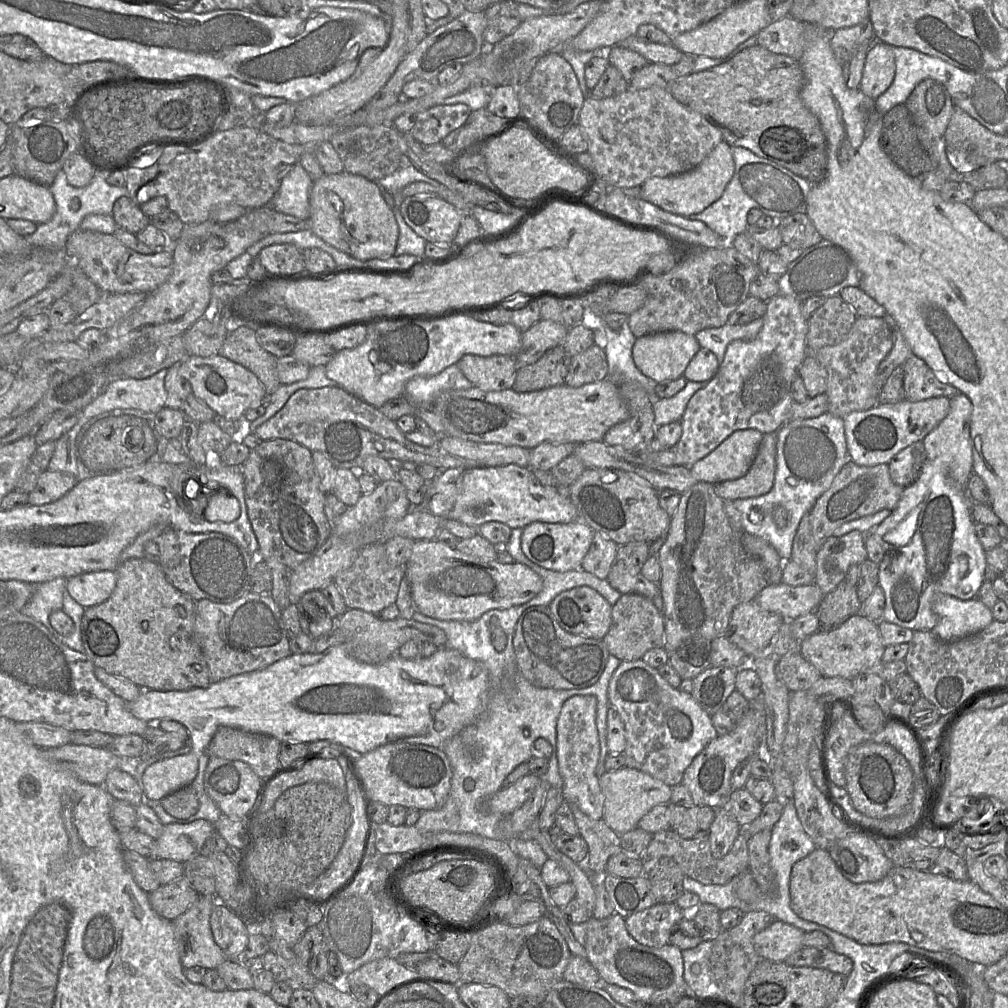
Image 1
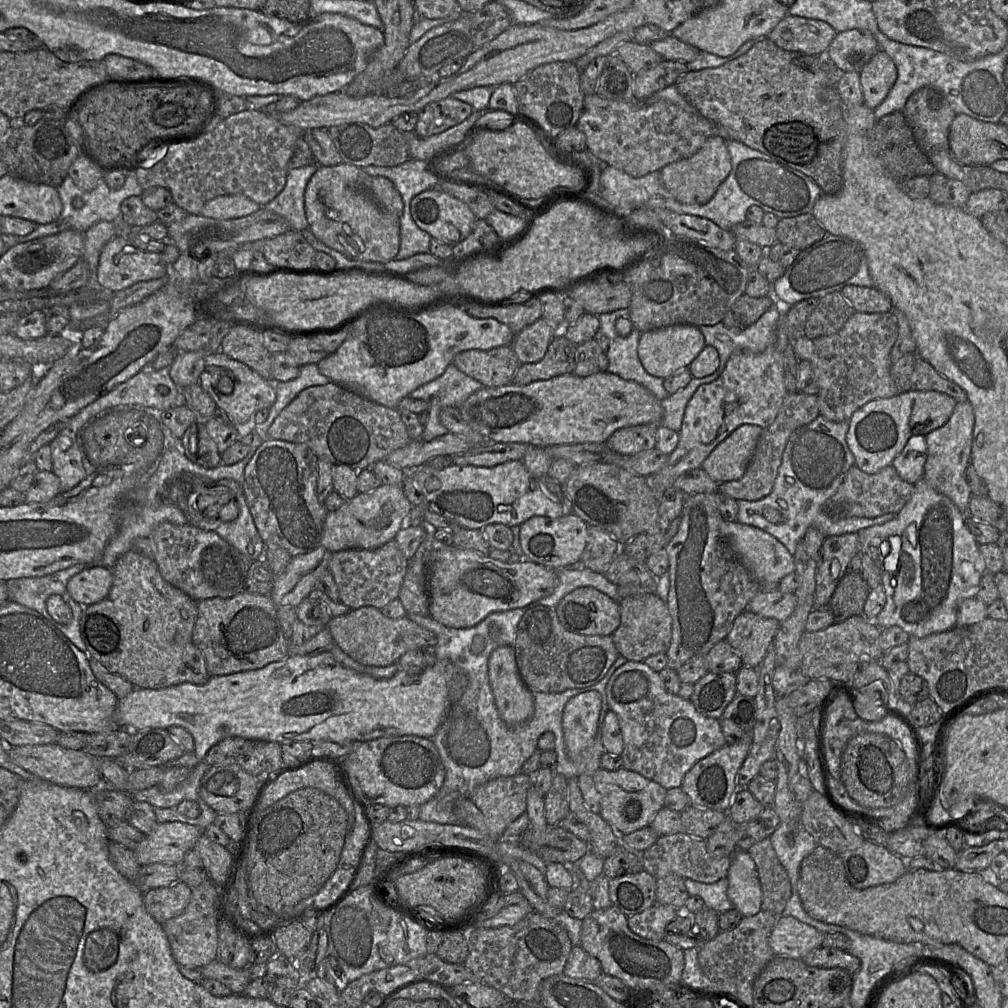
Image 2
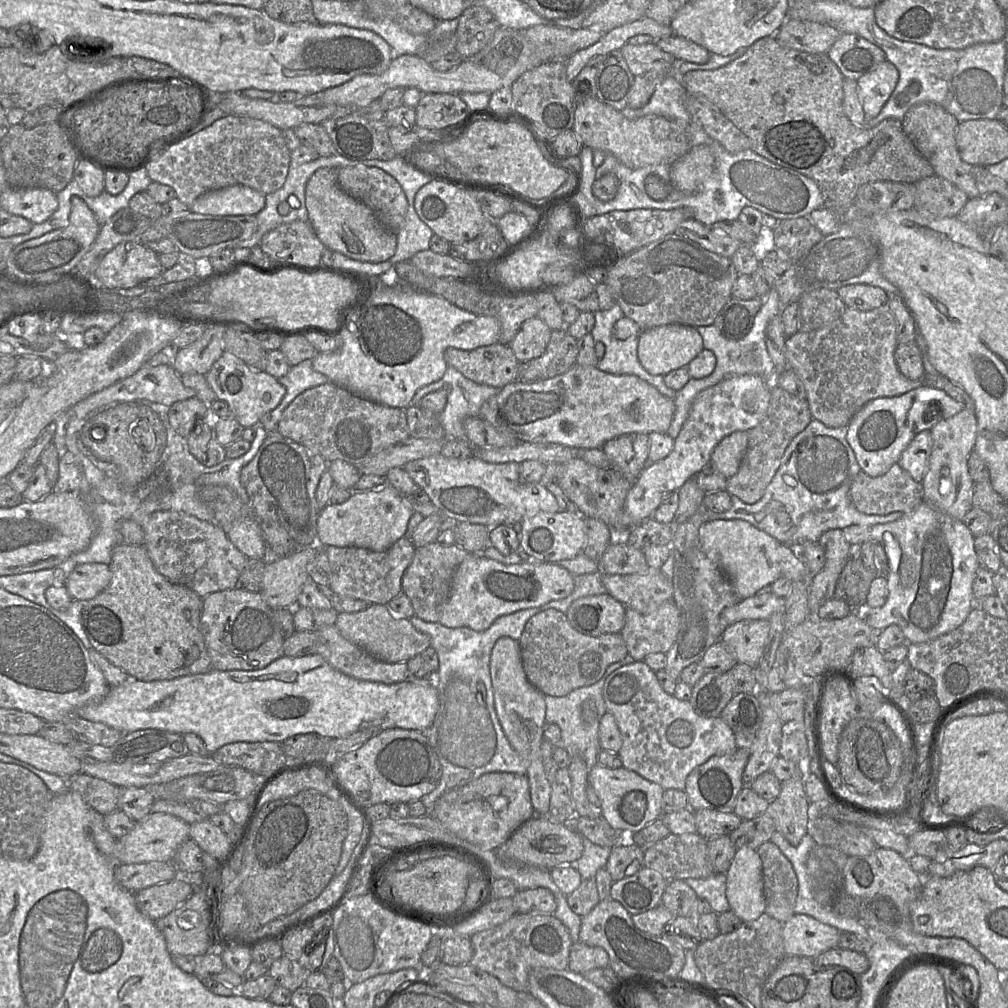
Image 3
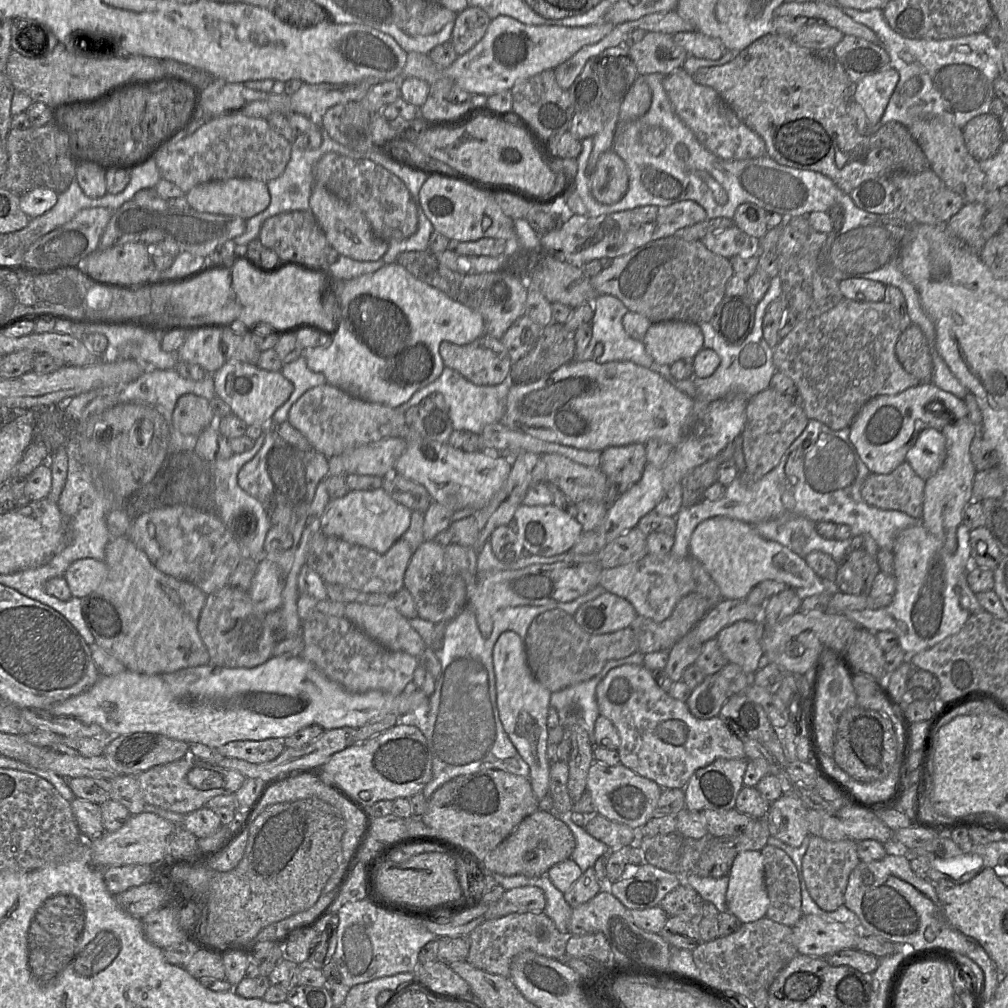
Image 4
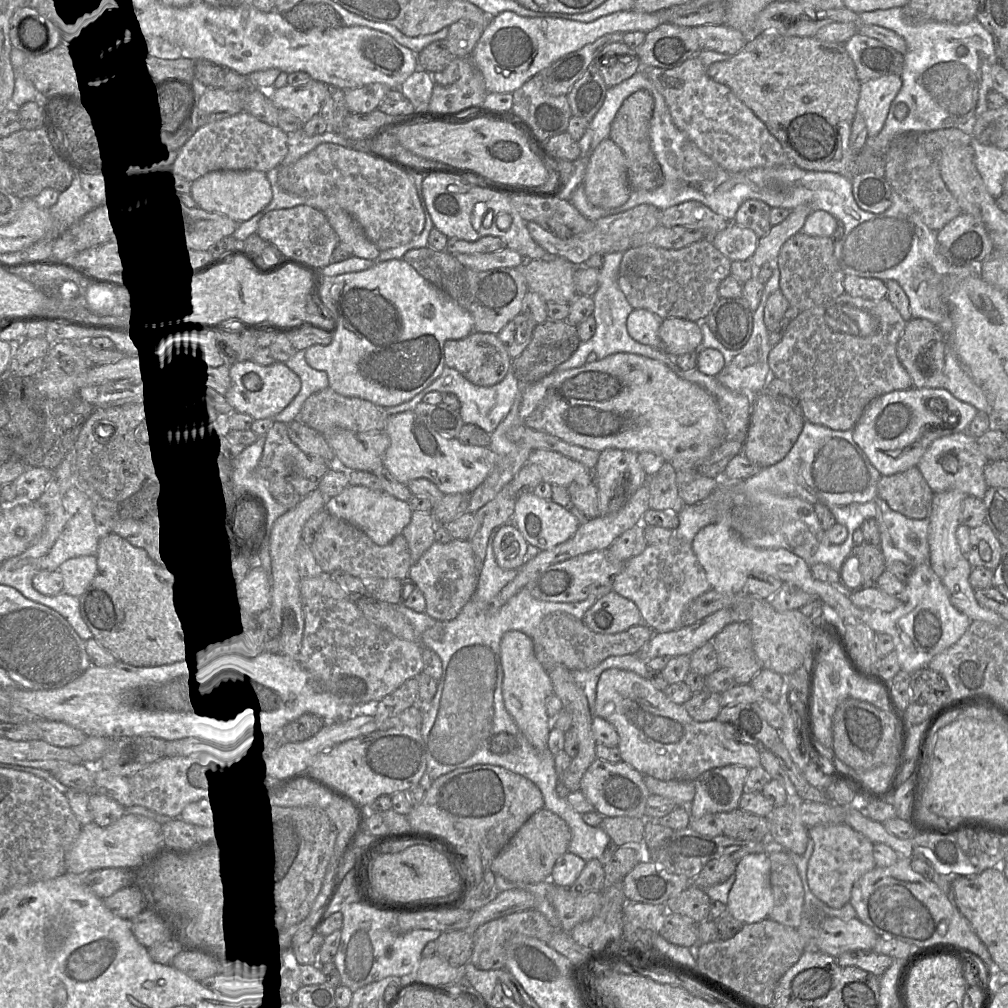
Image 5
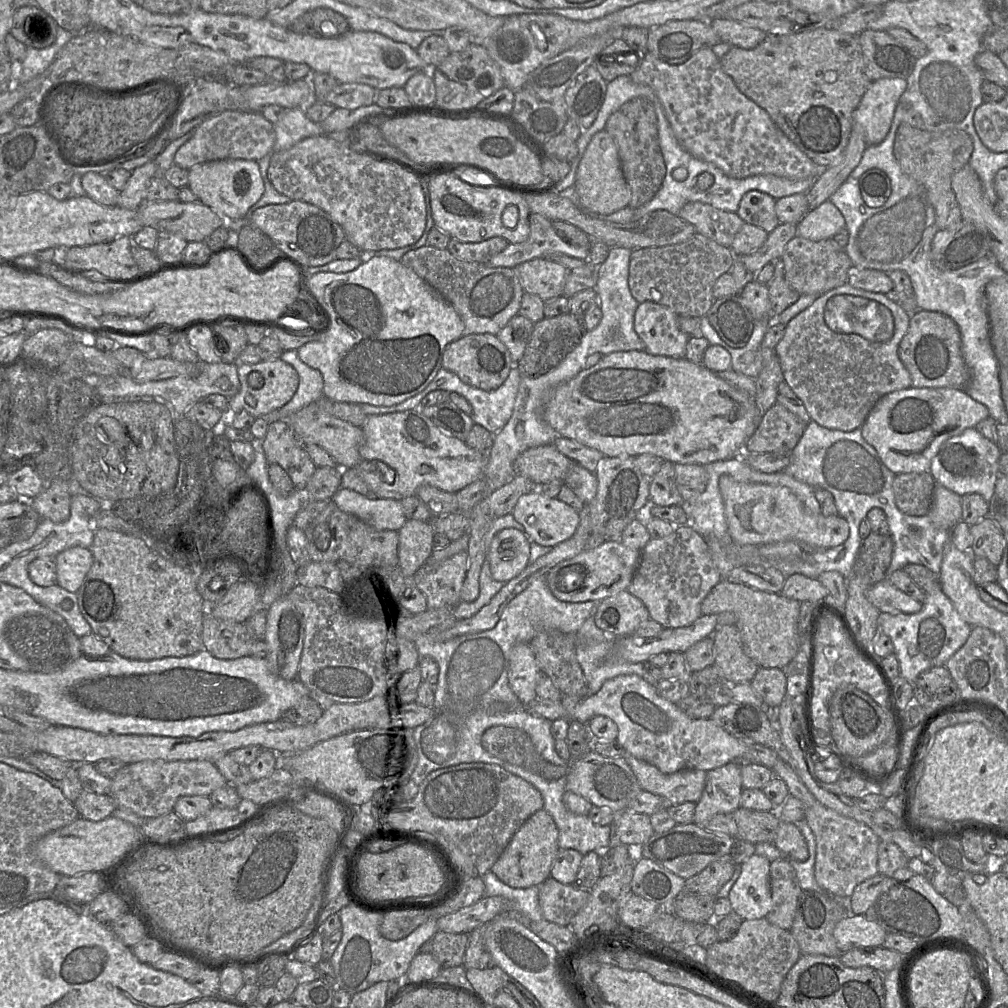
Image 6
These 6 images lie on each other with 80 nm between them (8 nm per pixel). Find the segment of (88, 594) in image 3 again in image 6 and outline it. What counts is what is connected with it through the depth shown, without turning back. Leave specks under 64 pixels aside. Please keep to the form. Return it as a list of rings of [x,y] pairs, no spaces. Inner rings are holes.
[[[75,546],[60,552],[55,558],[57,582],[61,588],[76,593],[93,564],[89,548]]]

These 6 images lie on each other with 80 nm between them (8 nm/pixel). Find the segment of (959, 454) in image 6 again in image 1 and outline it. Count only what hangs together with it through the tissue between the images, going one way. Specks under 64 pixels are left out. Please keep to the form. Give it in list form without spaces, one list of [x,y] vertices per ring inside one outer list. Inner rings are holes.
[[[923,440],[912,443],[888,463],[892,481],[901,487],[910,485],[917,478],[926,460]]]

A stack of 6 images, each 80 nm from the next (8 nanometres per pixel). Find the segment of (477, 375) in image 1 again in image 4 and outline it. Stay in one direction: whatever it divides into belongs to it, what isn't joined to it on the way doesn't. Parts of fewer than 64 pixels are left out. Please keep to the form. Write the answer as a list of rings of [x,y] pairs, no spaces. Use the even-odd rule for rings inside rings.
[[[482,335],[471,343],[457,345],[444,341],[440,345],[444,365],[458,371],[476,385],[497,385],[510,377],[513,362],[500,340]]]

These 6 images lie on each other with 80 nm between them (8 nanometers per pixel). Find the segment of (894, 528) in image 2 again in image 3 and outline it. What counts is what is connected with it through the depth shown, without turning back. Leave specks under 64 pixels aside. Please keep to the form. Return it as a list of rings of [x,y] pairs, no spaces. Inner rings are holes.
[[[923,501],[915,510],[909,513],[904,513],[904,515],[896,521],[885,523],[885,524],[876,524],[876,525],[871,525],[871,526],[850,525],[850,526],[843,528],[842,531],[844,533],[845,539],[850,544],[861,545],[866,542],[881,543],[884,545],[885,551],[887,552],[890,567],[892,570],[892,572],[890,572],[890,574],[887,576],[888,590],[889,590],[887,601],[882,606],[882,608],[865,607],[862,610],[862,615],[863,615],[865,622],[876,633],[894,624],[901,628],[906,638],[907,643],[927,642],[943,634],[949,633],[952,630],[959,627],[961,624],[965,622],[971,610],[976,606],[977,601],[974,598],[973,583],[976,578],[977,571],[981,567],[981,564],[975,551],[975,546],[974,546],[975,537],[973,536],[969,528],[961,520],[953,519],[949,515],[933,508],[931,505]]]

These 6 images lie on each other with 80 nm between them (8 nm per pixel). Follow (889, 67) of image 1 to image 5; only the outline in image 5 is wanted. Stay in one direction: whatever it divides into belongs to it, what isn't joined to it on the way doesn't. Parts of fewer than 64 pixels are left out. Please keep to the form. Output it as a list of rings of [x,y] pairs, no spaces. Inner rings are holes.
[[[886,75],[862,82],[857,102],[857,113],[865,120],[869,137],[877,136],[882,130],[890,105],[901,87],[902,78],[899,75]]]

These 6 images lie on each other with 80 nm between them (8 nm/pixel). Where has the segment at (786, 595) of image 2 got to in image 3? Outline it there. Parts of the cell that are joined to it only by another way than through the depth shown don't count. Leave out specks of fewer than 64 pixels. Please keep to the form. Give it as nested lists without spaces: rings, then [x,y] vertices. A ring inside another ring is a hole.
[[[773,593],[753,595],[740,599],[736,604],[727,607],[721,613],[721,622],[727,626],[746,619],[769,619],[779,611],[785,611],[786,599]]]

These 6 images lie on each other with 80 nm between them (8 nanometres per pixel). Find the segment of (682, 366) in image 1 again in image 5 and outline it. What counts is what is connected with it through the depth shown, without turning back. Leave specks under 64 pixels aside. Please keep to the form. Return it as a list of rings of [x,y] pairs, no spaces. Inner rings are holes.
[[[677,317],[667,318],[660,326],[659,335],[662,348],[674,358],[703,349],[703,333],[698,322]]]

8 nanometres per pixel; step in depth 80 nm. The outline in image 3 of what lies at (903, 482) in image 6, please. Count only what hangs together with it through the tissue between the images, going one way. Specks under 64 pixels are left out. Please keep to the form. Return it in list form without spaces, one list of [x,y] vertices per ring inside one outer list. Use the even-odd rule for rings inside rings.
[[[894,464],[881,476],[871,477],[860,471],[850,486],[849,498],[855,508],[865,514],[887,515],[897,511],[909,513],[923,502],[923,485],[899,464]]]

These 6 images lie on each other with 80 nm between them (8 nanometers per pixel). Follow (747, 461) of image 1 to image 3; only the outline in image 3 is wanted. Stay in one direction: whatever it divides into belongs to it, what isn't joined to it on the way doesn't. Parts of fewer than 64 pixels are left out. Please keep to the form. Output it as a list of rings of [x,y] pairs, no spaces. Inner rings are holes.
[[[736,431],[726,436],[714,449],[710,466],[726,478],[734,476],[741,465],[748,447],[748,432]]]

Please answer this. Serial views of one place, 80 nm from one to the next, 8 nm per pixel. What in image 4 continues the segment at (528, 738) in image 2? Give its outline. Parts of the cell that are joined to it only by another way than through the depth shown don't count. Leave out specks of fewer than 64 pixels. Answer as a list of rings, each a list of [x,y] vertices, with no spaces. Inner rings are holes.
[[[467,606],[453,620],[449,622],[433,623],[420,617],[408,618],[410,625],[418,632],[426,646],[431,648],[441,662],[441,672],[436,678],[433,694],[429,698],[429,712],[418,728],[425,735],[433,763],[433,776],[422,792],[429,799],[432,794],[443,784],[461,775],[468,775],[483,769],[499,769],[516,774],[515,769],[522,769],[521,757],[501,723],[495,685],[493,666],[493,648],[506,631],[517,633],[523,640],[532,621],[540,614],[557,609],[552,606],[517,606],[499,610],[493,617],[493,629],[489,637],[483,637],[475,613]],[[639,652],[623,659],[610,660],[601,672],[591,679],[552,692],[549,704],[558,713],[559,725],[566,730],[566,717],[570,712],[574,712],[574,709],[580,709],[588,735],[593,741],[595,722],[600,715],[596,698],[597,685],[611,669],[625,664],[643,665],[643,660],[644,655]]]

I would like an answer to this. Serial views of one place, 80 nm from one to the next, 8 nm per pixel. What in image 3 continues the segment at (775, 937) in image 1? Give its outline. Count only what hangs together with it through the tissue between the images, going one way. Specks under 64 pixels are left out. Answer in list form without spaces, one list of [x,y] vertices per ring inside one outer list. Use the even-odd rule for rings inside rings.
[[[794,914],[783,924],[787,956],[816,958],[838,946],[840,930],[806,914]]]

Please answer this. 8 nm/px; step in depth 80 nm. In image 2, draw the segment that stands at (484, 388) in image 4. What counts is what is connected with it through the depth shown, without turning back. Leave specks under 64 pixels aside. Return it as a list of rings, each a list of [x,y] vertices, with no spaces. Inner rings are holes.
[[[451,363],[441,376],[413,390],[408,396],[429,403],[428,422],[419,439],[431,441],[449,433],[440,421],[441,410],[445,407],[458,408],[470,395],[483,387],[482,383],[467,376]]]

